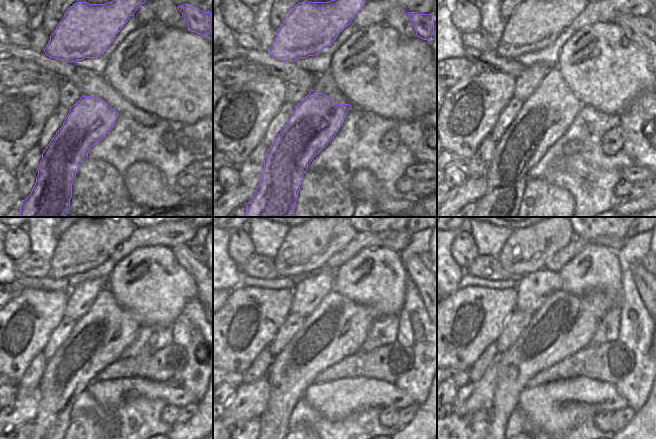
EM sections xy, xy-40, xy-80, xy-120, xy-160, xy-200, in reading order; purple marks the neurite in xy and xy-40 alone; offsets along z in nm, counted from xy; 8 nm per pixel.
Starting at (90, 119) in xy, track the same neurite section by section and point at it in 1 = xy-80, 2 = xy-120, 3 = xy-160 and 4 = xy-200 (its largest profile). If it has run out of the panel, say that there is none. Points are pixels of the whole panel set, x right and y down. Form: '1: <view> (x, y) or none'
1: xy-80 (546, 114)
2: xy-120 (98, 339)
3: xy-160 (337, 328)
4: xy-200 (565, 324)

